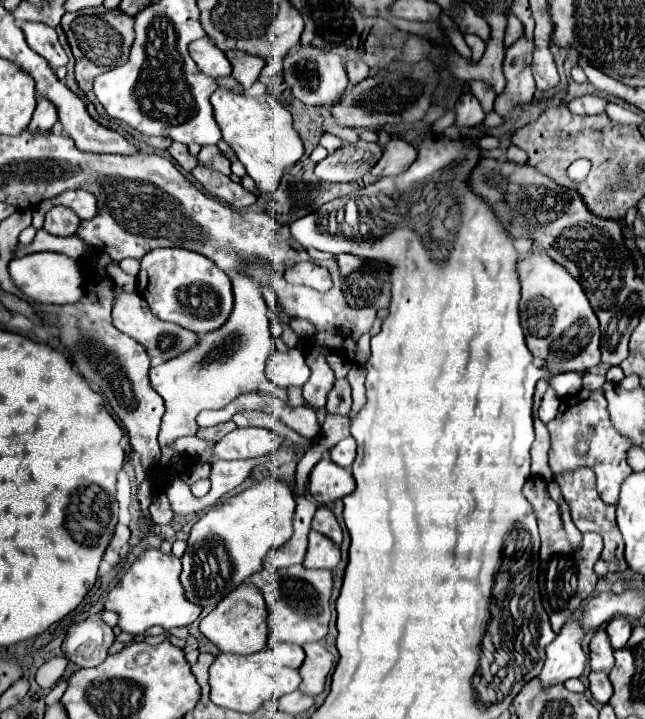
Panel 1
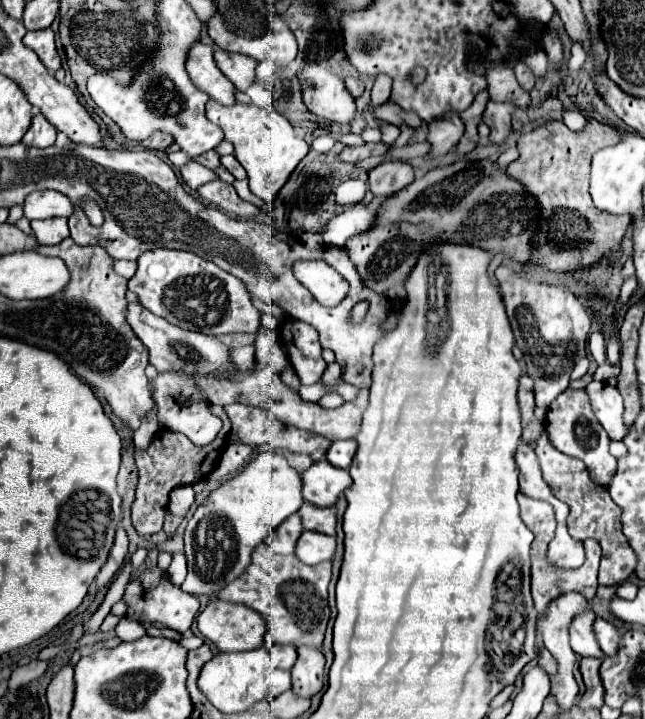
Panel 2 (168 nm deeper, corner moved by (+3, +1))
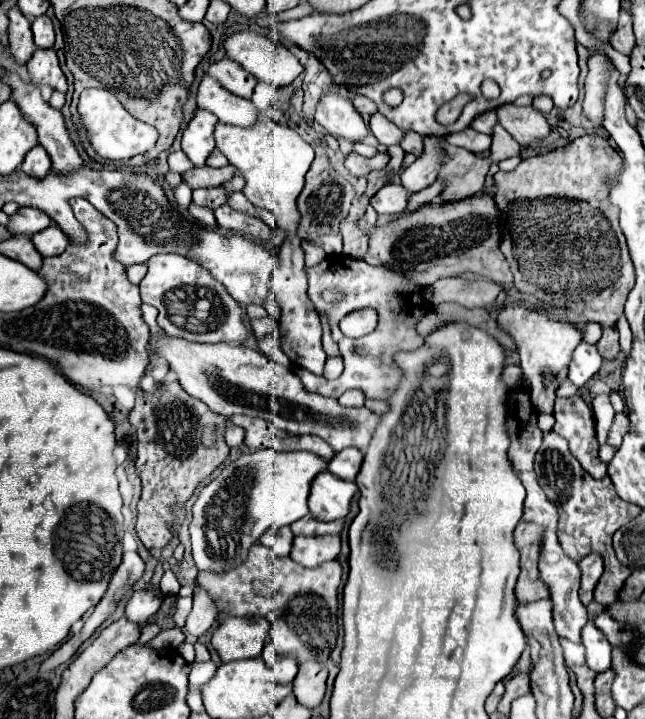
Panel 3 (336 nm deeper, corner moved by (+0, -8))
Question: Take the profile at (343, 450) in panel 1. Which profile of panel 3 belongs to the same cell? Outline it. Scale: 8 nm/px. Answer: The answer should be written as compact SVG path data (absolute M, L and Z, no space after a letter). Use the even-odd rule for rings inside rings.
M345 448L341 452L337 452L333 456L333 460L329 462L329 472L339 476L341 480L355 480L359 468L363 462L363 454L357 448Z

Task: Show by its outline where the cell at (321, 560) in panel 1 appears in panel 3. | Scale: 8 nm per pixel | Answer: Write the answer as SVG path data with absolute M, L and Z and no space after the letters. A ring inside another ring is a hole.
M295 536L291 558L305 568L317 568L323 562L335 560L339 548L339 536Z

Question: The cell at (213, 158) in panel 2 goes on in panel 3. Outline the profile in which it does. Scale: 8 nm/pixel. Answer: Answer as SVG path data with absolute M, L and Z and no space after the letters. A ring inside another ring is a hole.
M231 164L225 168L205 166L205 168L193 168L193 170L185 172L185 178L187 178L189 186L193 186L193 188L211 188L211 186L227 182L229 178L235 176L235 172L237 172L237 168Z

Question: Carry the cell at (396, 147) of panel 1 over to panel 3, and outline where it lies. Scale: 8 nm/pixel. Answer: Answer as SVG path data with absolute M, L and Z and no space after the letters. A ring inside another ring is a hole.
M387 184L371 198L371 206L381 216L393 216L401 214L407 208L407 200L409 192L401 188L401 184Z

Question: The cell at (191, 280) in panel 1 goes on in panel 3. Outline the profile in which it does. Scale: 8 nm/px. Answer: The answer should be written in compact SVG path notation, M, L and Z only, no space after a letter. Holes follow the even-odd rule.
M157 254L147 260L147 274L141 280L141 300L159 310L157 324L177 338L189 342L235 342L245 344L249 328L243 320L243 308L233 300L227 288L217 282L197 262L179 254Z

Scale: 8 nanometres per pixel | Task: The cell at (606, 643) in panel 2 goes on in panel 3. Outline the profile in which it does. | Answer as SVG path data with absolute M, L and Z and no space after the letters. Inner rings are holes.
M589 622L581 630L581 640L587 650L585 658L587 658L589 668L593 668L595 672L609 670L611 668L611 644L605 638L605 634L593 622Z

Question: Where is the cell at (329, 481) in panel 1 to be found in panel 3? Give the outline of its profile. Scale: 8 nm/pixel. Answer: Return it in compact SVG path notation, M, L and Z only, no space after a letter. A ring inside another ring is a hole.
M323 470L311 482L309 510L317 520L337 520L349 514L349 504L357 492L355 482L339 480L329 470Z

